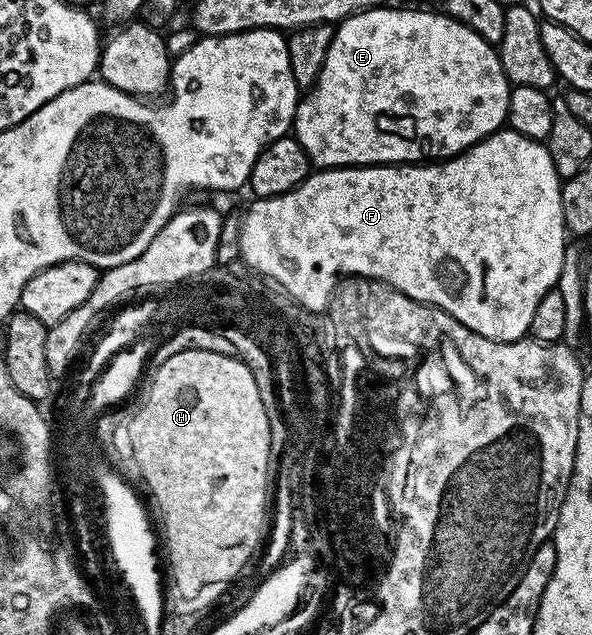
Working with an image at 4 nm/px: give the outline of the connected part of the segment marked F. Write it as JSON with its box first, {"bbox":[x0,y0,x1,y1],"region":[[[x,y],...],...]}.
{"bbox":[241,129,567,343],"region":[[[512,129],[497,131],[494,135],[478,141],[474,147],[468,147],[464,155],[452,161],[438,162],[436,165],[370,165],[317,169],[286,195],[252,200],[249,212],[244,212],[241,221],[241,259],[249,266],[246,268],[252,269],[258,276],[274,279],[296,303],[309,311],[321,313],[328,308],[329,299],[342,277],[360,277],[366,281],[380,281],[386,287],[391,287],[415,301],[429,304],[430,308],[445,311],[452,322],[461,323],[491,341],[513,343],[529,335],[535,308],[549,291],[556,288],[557,279],[565,264],[567,232],[563,221],[562,182],[555,173],[548,146],[544,142],[523,137],[523,133]]]}

